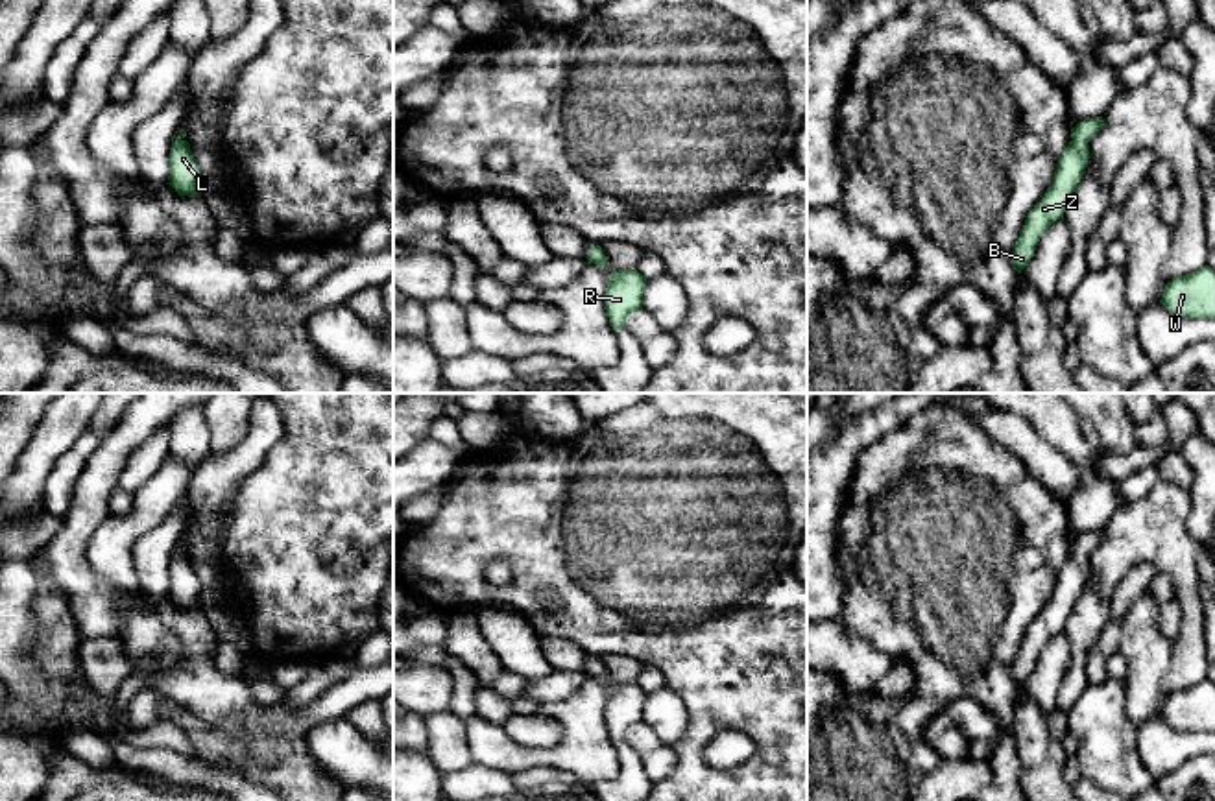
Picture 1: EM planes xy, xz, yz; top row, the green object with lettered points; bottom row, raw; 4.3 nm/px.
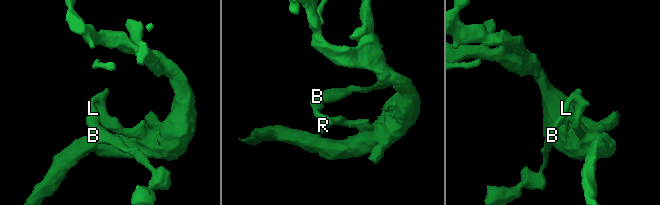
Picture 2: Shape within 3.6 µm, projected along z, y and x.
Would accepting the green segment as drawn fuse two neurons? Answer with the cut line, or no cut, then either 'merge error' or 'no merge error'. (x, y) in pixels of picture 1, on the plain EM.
cut none; no merge error

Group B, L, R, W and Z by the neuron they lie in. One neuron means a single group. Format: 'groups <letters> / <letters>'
groups B L R W Z

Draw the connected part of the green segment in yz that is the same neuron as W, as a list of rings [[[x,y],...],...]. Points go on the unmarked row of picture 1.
[[[1206,677],[1193,687],[1173,690],[1160,716],[1176,731],[1215,733],[1215,683]]]

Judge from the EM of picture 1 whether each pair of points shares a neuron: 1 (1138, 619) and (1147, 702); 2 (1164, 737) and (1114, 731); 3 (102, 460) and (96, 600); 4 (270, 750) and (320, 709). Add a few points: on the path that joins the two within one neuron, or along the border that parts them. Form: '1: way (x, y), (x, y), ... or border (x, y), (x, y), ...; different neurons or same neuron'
1: way (1140, 639), (1145, 648), (1145, 681); same neuron
2: border (1136, 728), (1136, 752), (1142, 765), (1153, 776); different neurons
3: way (91, 495), (89, 508), (74, 534), (74, 565); same neuron
4: way (283, 737), (307, 718); same neuron

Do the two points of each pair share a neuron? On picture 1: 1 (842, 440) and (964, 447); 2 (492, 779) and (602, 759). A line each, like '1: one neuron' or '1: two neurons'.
1: two neurons
2: two neurons

